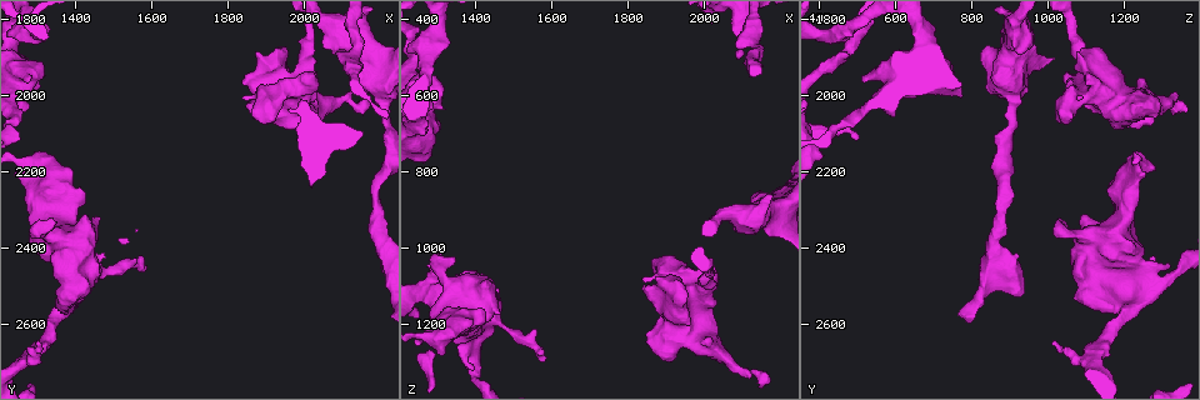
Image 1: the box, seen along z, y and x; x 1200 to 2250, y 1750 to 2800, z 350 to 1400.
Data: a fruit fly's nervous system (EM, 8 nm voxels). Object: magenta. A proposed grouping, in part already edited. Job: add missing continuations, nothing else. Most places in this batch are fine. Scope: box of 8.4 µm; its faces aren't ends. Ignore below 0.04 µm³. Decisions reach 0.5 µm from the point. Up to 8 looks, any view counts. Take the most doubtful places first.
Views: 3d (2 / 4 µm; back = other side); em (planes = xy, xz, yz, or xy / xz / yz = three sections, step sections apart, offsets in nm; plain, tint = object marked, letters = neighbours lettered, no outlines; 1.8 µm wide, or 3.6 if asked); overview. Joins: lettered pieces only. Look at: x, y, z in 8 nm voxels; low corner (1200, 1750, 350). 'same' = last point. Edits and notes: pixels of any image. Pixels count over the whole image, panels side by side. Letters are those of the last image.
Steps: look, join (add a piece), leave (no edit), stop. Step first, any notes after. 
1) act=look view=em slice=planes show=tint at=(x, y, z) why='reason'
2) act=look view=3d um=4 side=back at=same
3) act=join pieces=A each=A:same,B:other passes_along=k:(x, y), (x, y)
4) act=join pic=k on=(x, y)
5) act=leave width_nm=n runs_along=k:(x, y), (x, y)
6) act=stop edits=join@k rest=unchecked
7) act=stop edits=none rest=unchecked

act=look view=3d um=4 at=(2080, 2115, 505) why='free end'

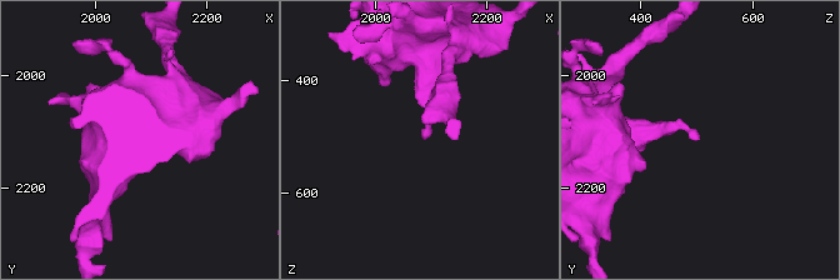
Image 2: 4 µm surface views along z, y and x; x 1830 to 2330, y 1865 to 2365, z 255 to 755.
act=look view=em slice=planes show=letters at=(2090, 2115, 500)

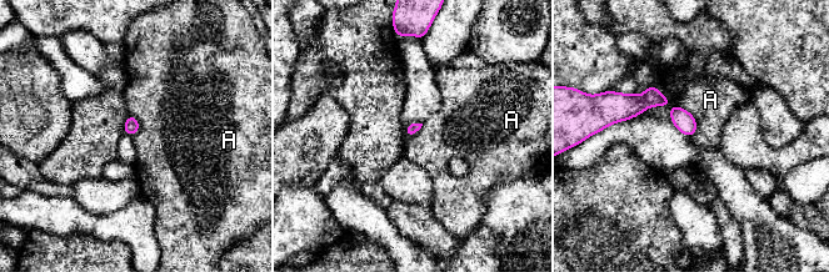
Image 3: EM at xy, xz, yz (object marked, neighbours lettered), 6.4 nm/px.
act=leave each=A:other runs_along=3:(620, 115), (663, 100), (693, 129) found='none of them fits'

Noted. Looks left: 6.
act=look view=3d um=2 side=back at=(1285, 1960, 520)

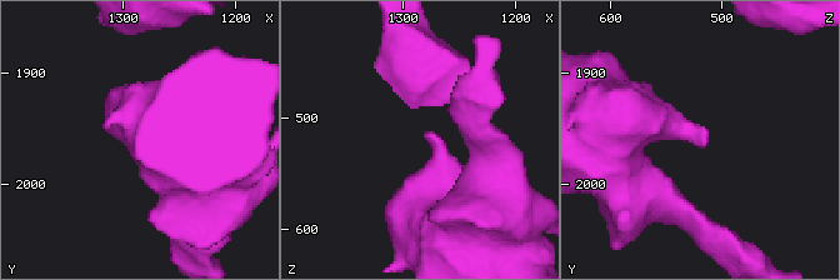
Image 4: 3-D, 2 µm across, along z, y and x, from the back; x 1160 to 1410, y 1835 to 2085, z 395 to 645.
act=look view=em slice=planes show=tint at=(1280, 1958, 514)

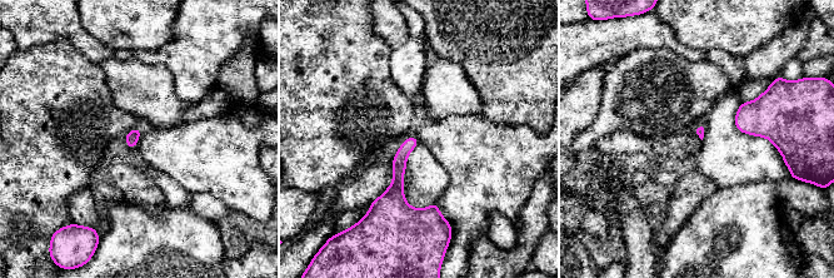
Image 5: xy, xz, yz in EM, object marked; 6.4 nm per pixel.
act=look view=em slice=planes show=letters at=same why='what lies round it'

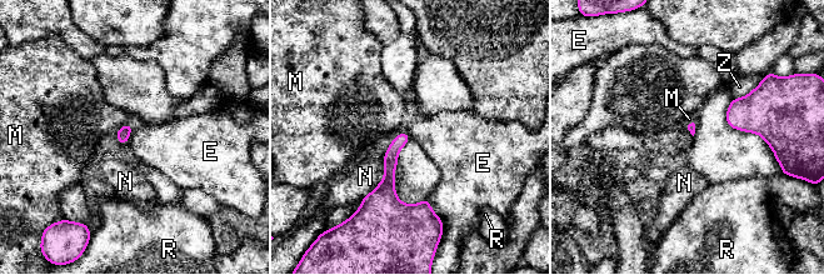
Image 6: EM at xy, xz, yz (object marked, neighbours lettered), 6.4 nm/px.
act=leave each=E:other,M:other,N:other,R:other,Z:other found='no lettered piece goes on from it'

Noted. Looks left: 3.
act=look view=3d um=4 at=(2025, 1965, 1235) why='stops while still wide'

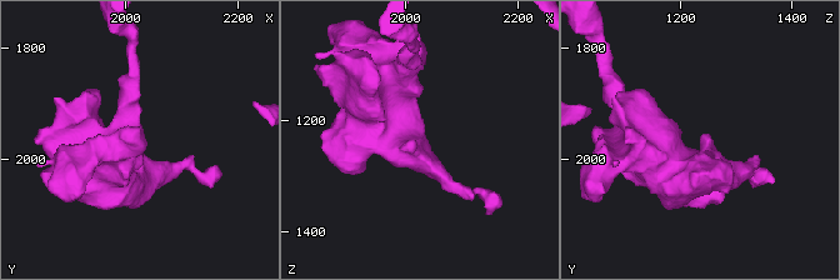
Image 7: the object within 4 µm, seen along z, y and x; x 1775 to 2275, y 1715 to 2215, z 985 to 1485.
act=look view=em slice=yz step=16 show=tint at=(2020, 1965, 1245)

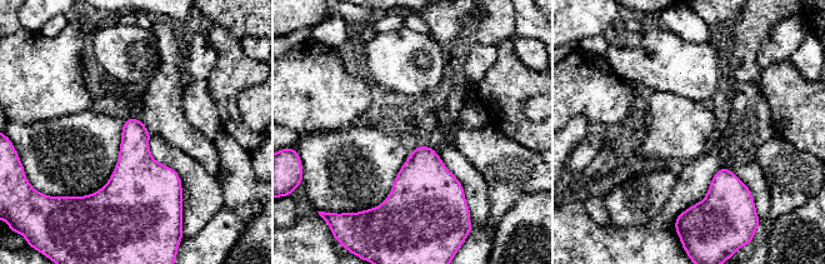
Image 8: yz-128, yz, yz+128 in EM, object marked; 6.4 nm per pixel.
act=look view=em slice=planes show=letters at=same

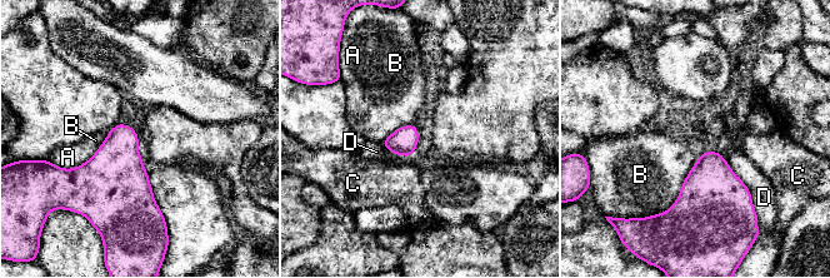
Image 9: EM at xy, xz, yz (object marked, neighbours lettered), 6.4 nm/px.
act=leave each=A:other,B:other,C:other,D:other border=9:(693, 163), (678, 199), (658, 214) found='none of them fits'

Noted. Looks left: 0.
act=stop edits=none rest=unchecked

